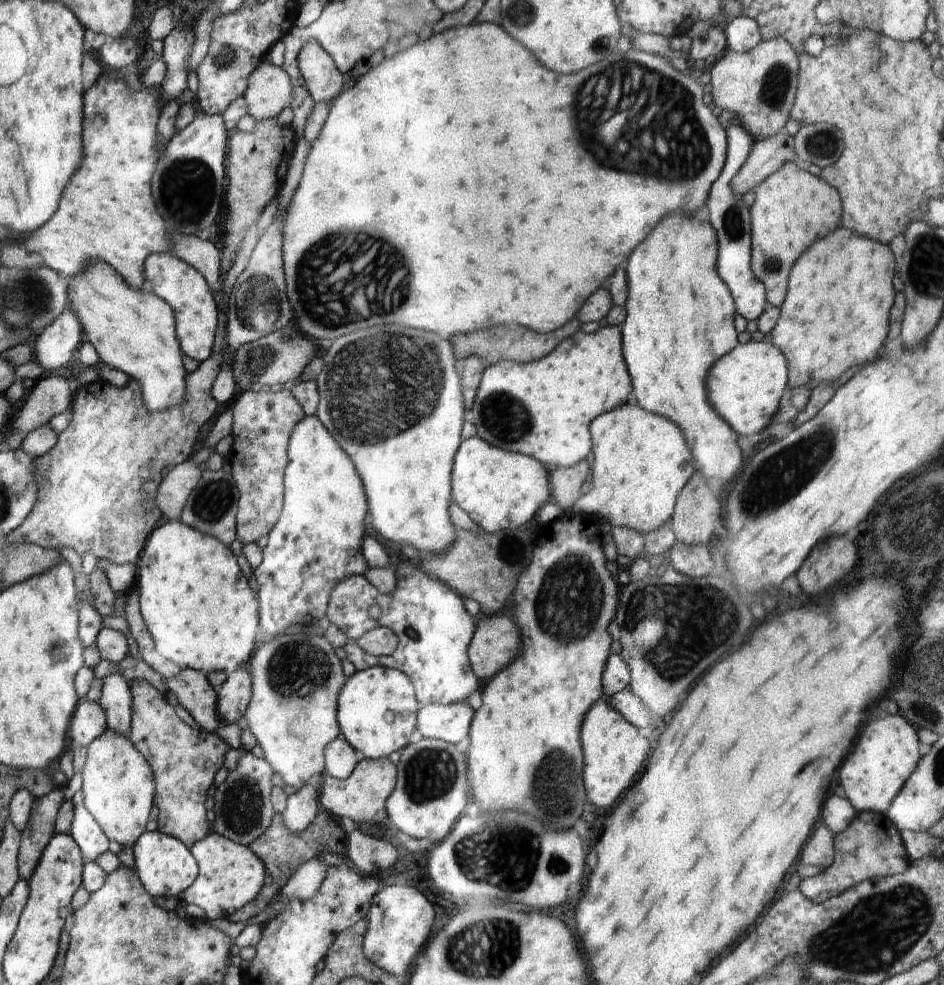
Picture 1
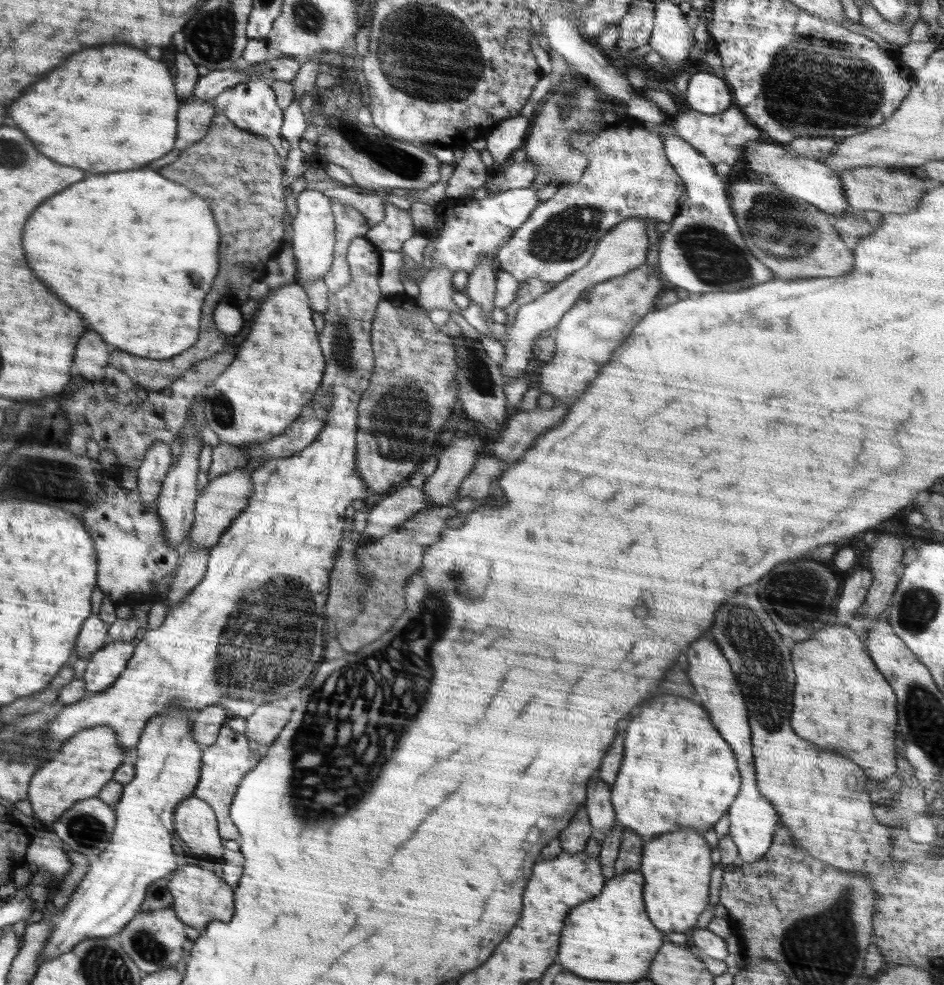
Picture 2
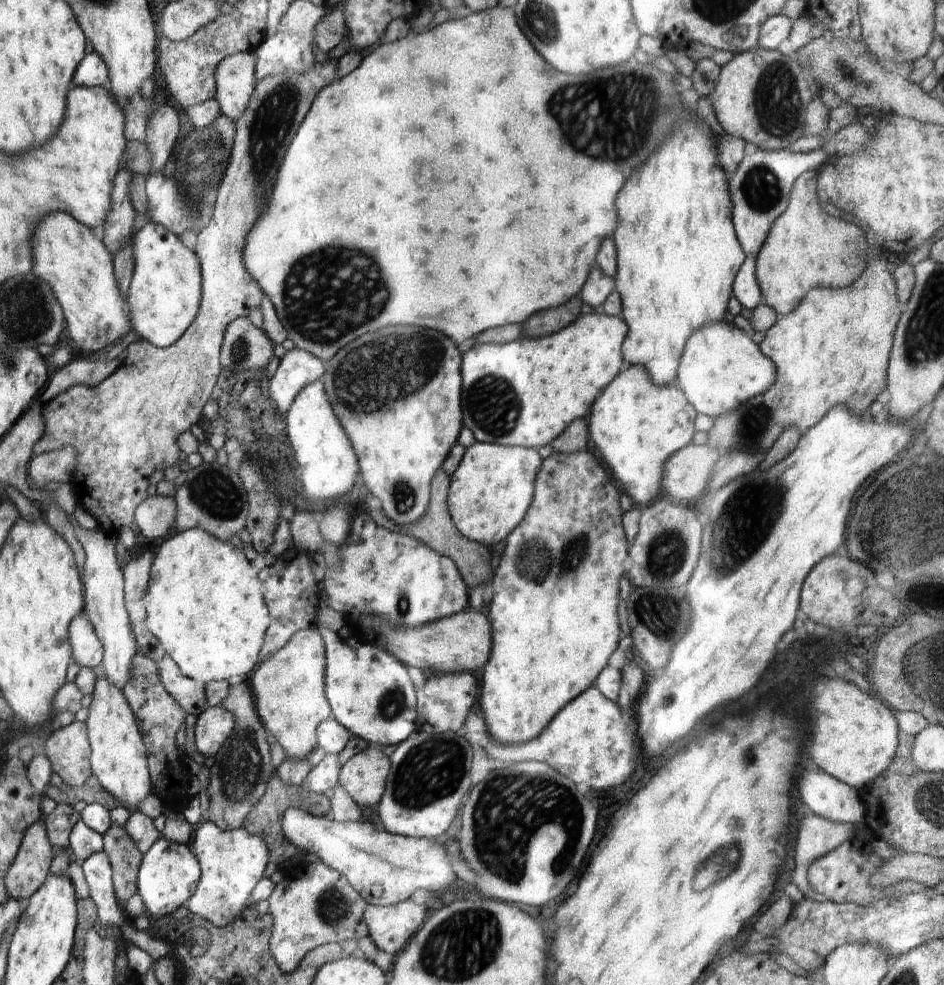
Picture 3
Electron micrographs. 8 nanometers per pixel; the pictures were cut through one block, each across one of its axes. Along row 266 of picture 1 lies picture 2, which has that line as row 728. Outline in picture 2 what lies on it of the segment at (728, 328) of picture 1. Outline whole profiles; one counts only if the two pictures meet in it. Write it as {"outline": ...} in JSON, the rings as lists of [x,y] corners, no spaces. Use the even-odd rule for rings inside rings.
{"outline":[[[658,696],[642,704],[640,714],[632,718],[626,728],[624,760],[611,788],[611,803],[615,817],[638,836],[653,839],[678,828],[692,828],[704,834],[730,808],[740,785],[741,776],[734,751],[712,724],[708,711],[686,698]]]}

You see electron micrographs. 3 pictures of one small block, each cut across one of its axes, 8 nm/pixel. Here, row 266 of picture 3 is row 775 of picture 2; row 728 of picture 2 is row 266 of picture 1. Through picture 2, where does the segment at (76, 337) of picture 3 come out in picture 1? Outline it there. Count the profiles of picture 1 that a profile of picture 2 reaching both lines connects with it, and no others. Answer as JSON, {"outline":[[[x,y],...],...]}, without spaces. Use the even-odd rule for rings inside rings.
{"outline":[[[104,261],[90,263],[85,269],[69,278],[67,291],[69,294],[67,305],[80,321],[84,341],[90,342],[96,348],[99,360],[104,365],[118,368],[126,372],[130,378],[142,382],[143,398],[148,410],[155,413],[183,399],[187,371],[182,366],[183,353],[180,353],[180,346],[176,340],[174,313],[169,304],[147,288],[138,290],[131,287],[113,266]]]}

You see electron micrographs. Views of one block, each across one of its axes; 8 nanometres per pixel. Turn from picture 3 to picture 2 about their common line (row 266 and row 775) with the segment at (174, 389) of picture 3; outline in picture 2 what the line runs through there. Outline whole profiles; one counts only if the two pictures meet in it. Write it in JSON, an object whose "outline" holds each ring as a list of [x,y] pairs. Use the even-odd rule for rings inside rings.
{"outline":[[[224,724],[219,730],[218,738],[204,748],[201,754],[201,775],[193,794],[213,808],[219,835],[226,840],[237,841],[239,838],[239,830],[232,822],[229,810],[244,775],[248,774],[261,759],[257,751],[248,747],[248,741],[245,734],[236,733]]]}

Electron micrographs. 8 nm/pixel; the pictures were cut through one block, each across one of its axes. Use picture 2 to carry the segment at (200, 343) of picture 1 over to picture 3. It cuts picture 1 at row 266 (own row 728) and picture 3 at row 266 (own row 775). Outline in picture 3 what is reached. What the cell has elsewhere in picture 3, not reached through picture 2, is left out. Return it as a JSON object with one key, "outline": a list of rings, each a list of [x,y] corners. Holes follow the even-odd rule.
{"outline":[[[148,221],[132,237],[134,270],[126,294],[131,330],[157,347],[174,344],[192,324],[202,300],[202,275],[196,253],[165,226]]]}

